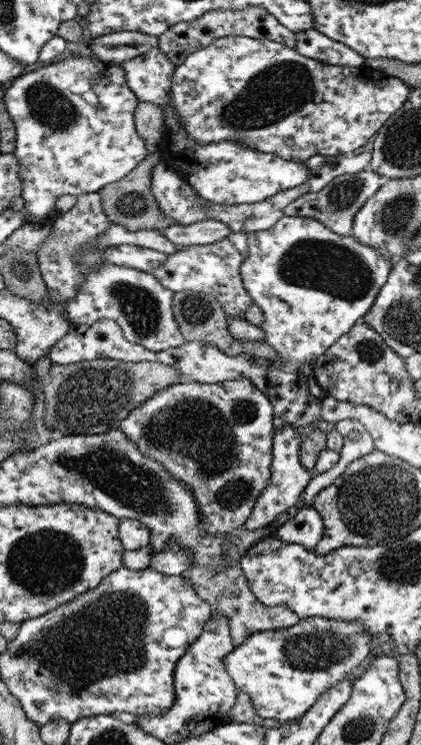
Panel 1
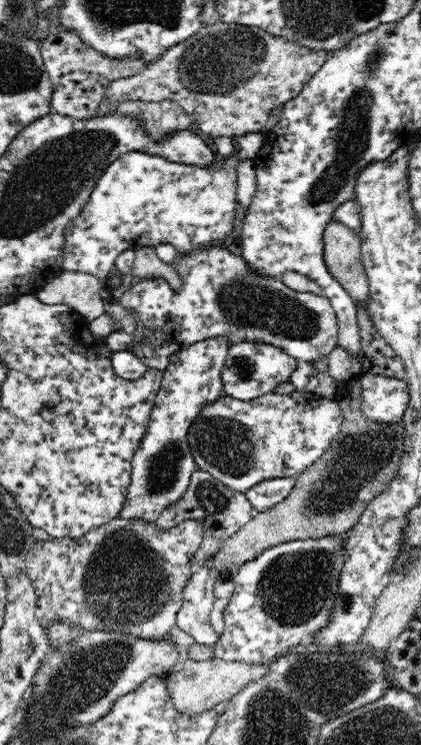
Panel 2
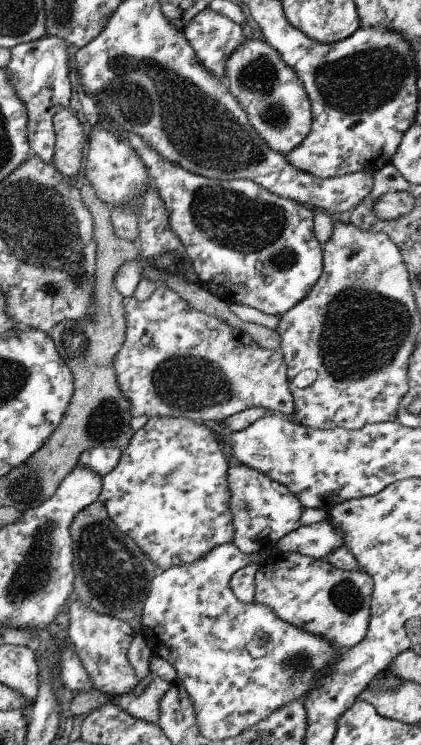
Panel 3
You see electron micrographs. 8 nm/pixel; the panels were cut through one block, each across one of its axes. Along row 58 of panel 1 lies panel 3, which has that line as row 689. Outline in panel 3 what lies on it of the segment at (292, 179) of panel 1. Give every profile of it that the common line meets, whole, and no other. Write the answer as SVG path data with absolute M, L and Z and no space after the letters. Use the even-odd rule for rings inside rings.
M150 671L148 676L140 679L130 692L116 695L110 699L110 702L135 719L158 725L161 698L165 696L170 687L171 683Z

